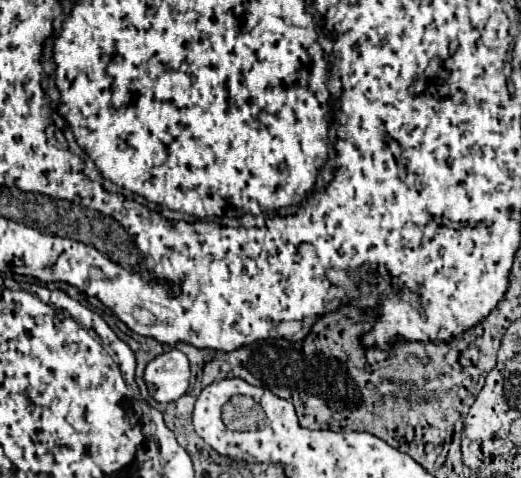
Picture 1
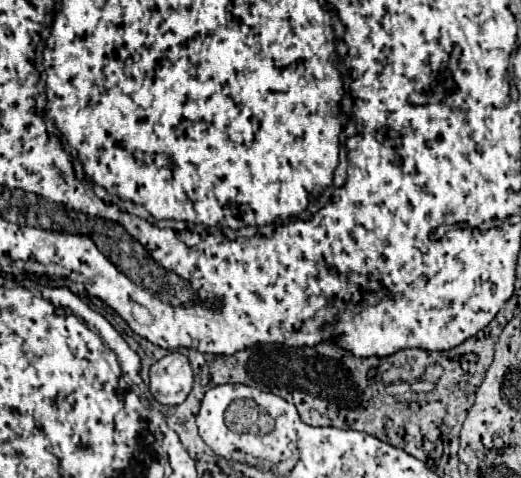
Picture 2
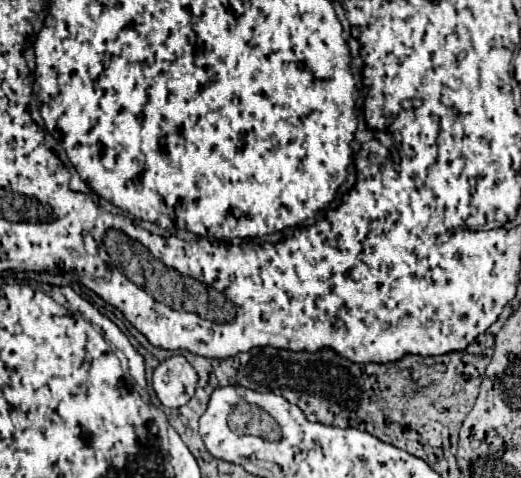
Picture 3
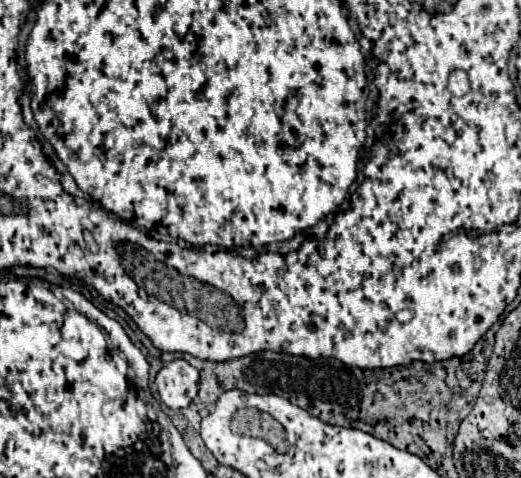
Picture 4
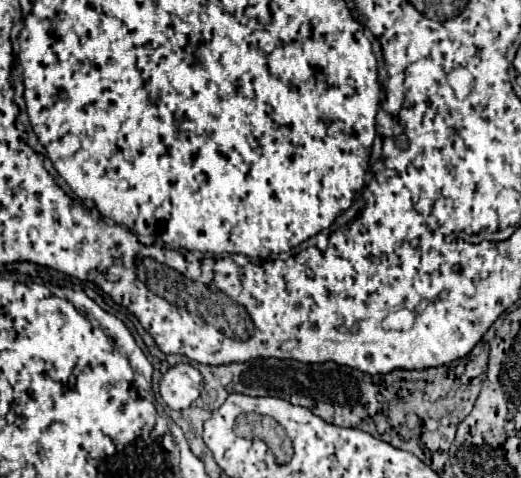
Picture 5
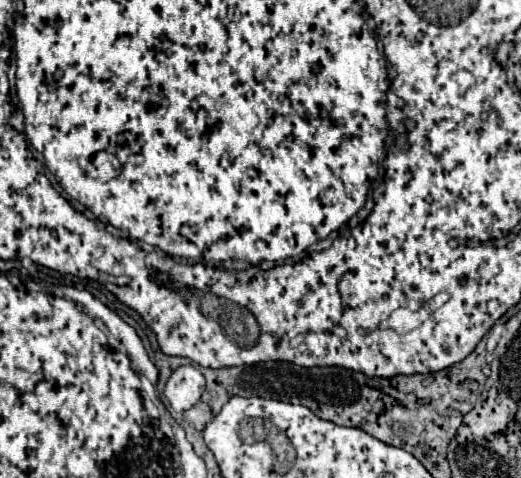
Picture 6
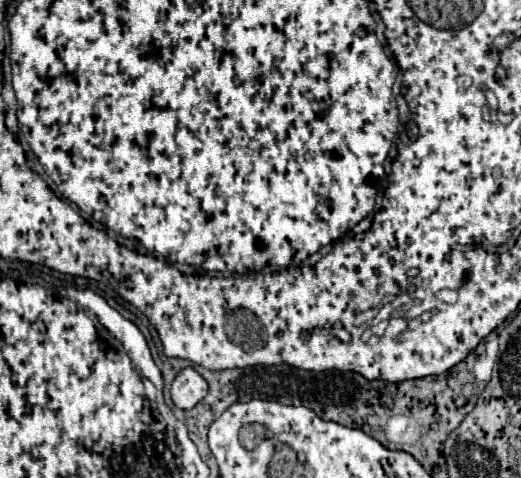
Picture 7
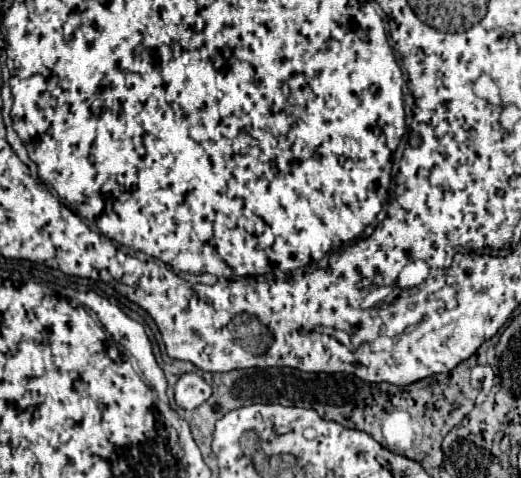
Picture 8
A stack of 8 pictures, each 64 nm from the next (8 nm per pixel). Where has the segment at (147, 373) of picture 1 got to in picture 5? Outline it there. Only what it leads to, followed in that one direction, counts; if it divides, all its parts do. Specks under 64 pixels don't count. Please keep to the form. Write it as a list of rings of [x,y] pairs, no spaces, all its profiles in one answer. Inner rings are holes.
[[[190,364],[172,366],[162,382],[160,396],[172,410],[186,410],[202,392],[202,374]]]

